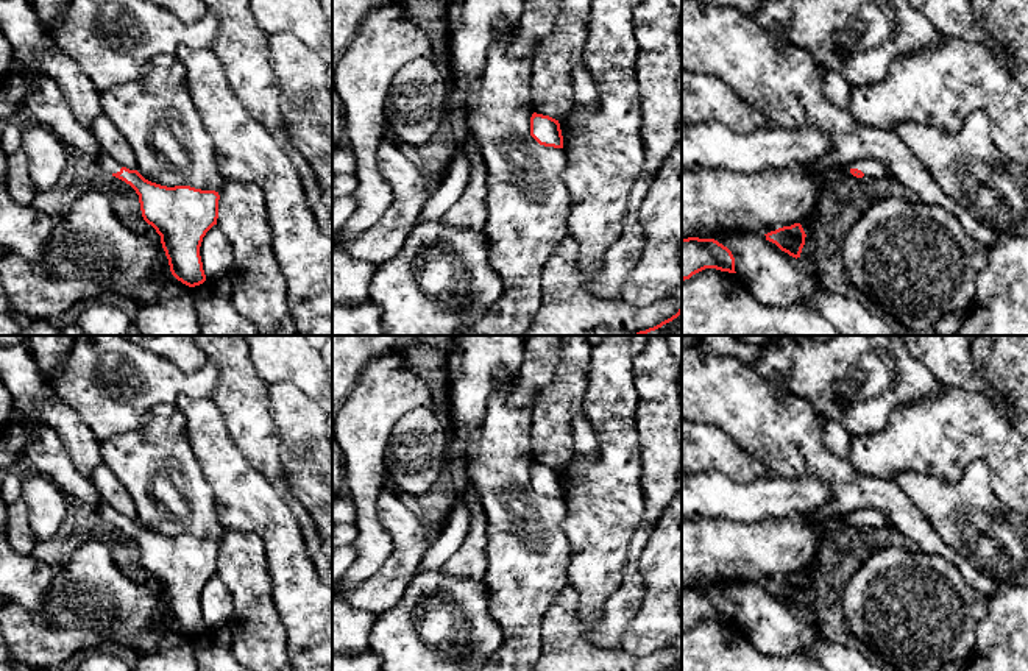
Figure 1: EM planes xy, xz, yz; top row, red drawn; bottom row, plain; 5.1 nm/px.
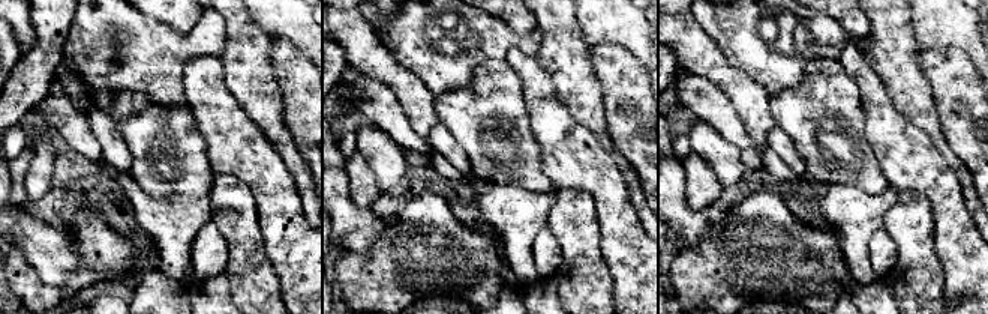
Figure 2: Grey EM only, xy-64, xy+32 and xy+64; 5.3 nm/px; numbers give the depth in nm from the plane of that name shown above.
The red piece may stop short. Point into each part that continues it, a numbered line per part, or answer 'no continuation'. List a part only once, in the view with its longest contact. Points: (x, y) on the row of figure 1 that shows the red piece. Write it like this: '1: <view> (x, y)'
1: yz (874, 169)

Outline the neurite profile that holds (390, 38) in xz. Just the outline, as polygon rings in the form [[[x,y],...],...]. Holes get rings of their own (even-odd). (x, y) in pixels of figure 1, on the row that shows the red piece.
[[[392,0],[370,12],[334,64],[332,91],[343,105],[345,140],[354,151],[357,176],[356,211],[340,229],[342,239],[376,226],[393,203],[392,186],[376,162],[387,126],[384,103],[392,78],[424,56],[431,56],[426,23]]]

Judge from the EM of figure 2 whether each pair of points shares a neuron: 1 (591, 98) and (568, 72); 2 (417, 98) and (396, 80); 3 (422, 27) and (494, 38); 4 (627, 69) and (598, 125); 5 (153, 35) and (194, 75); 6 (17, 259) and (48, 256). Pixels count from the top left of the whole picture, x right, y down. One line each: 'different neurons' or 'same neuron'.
1: same neuron
2: same neuron
3: same neuron
4: different neurons
5: different neurons
6: different neurons

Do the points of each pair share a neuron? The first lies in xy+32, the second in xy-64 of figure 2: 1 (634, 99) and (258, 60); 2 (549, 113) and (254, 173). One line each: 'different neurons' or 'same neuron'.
1: different neurons
2: same neuron

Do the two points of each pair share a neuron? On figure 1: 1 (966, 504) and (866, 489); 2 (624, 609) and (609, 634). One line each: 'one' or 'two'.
1: two
2: one

